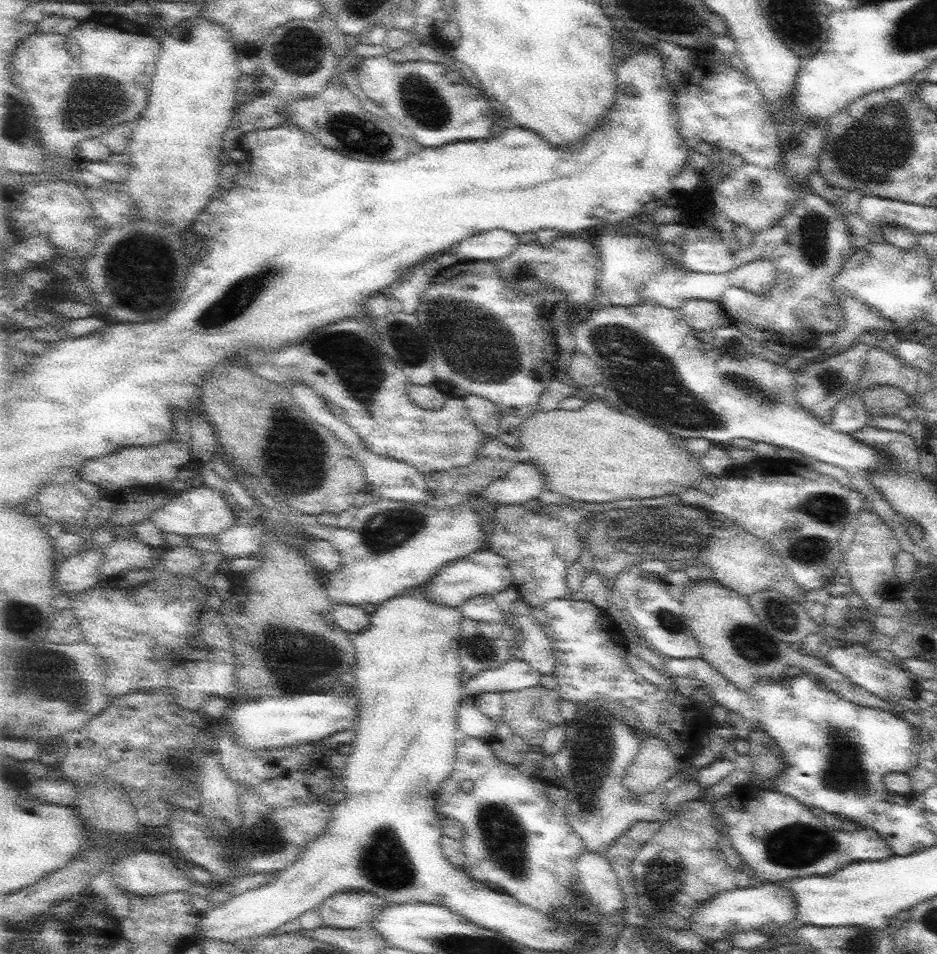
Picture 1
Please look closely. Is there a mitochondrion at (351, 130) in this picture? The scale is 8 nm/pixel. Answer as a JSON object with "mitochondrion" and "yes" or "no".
{"mitochondrion":"yes"}

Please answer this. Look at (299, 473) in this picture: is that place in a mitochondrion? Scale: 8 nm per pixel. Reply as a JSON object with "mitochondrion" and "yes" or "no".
{"mitochondrion":"yes"}

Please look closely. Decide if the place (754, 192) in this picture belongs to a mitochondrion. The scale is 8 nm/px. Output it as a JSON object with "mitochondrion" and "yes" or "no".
{"mitochondrion":"yes"}

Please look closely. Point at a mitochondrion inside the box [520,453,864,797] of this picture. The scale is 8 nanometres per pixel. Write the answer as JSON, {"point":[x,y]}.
{"point":[650,532]}

